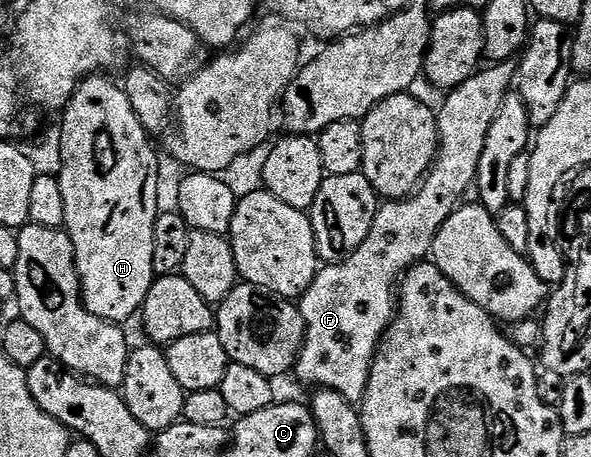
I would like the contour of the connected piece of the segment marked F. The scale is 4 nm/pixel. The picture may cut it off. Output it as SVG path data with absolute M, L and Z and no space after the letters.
M505 60L490 68L492 70L487 67L478 70L444 98L437 113L439 150L436 161L416 193L408 199L384 202L378 208L371 232L359 249L341 263L324 264L318 270L315 281L311 281L311 285L301 296L299 306L305 322L305 344L302 345L301 356L297 359L295 375L303 382L310 383L310 388L343 393L343 397L347 397L347 401L355 405L364 399L373 358L377 356L377 348L385 332L389 330L393 316L399 310L399 284L405 272L430 256L434 237L439 229L446 223L447 217L460 206L464 200L463 195L474 186L487 132L516 80L517 65L514 60Z

